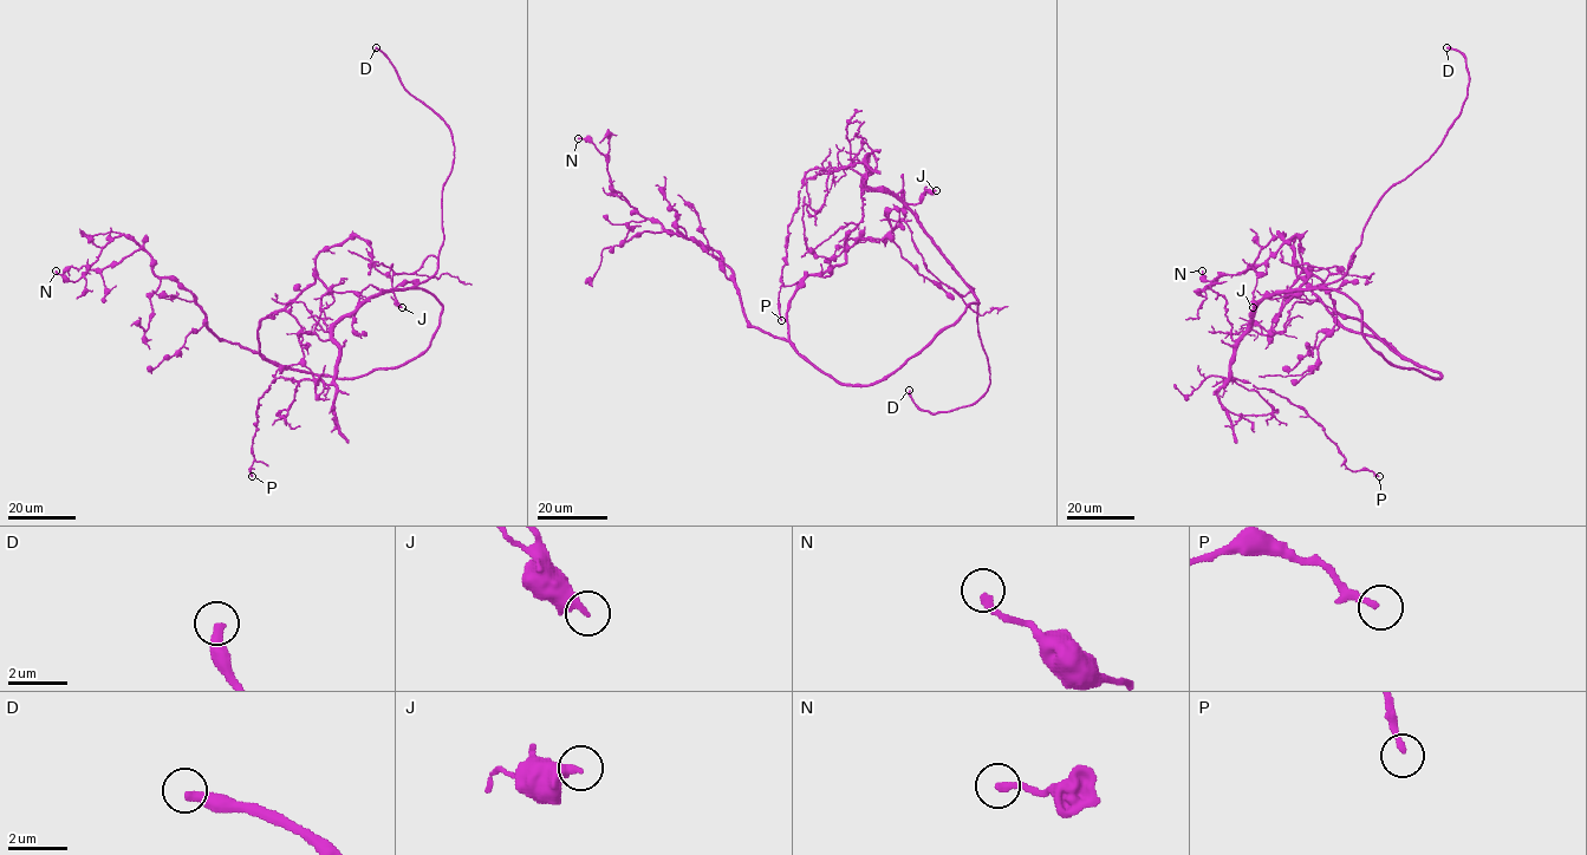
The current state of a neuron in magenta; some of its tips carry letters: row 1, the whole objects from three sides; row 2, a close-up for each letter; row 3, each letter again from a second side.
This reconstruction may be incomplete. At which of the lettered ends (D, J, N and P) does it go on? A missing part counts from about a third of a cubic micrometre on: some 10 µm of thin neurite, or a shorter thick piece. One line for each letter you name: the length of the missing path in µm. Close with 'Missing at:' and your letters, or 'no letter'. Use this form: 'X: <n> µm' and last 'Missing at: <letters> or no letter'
D: 20 µm
Missing at: D

